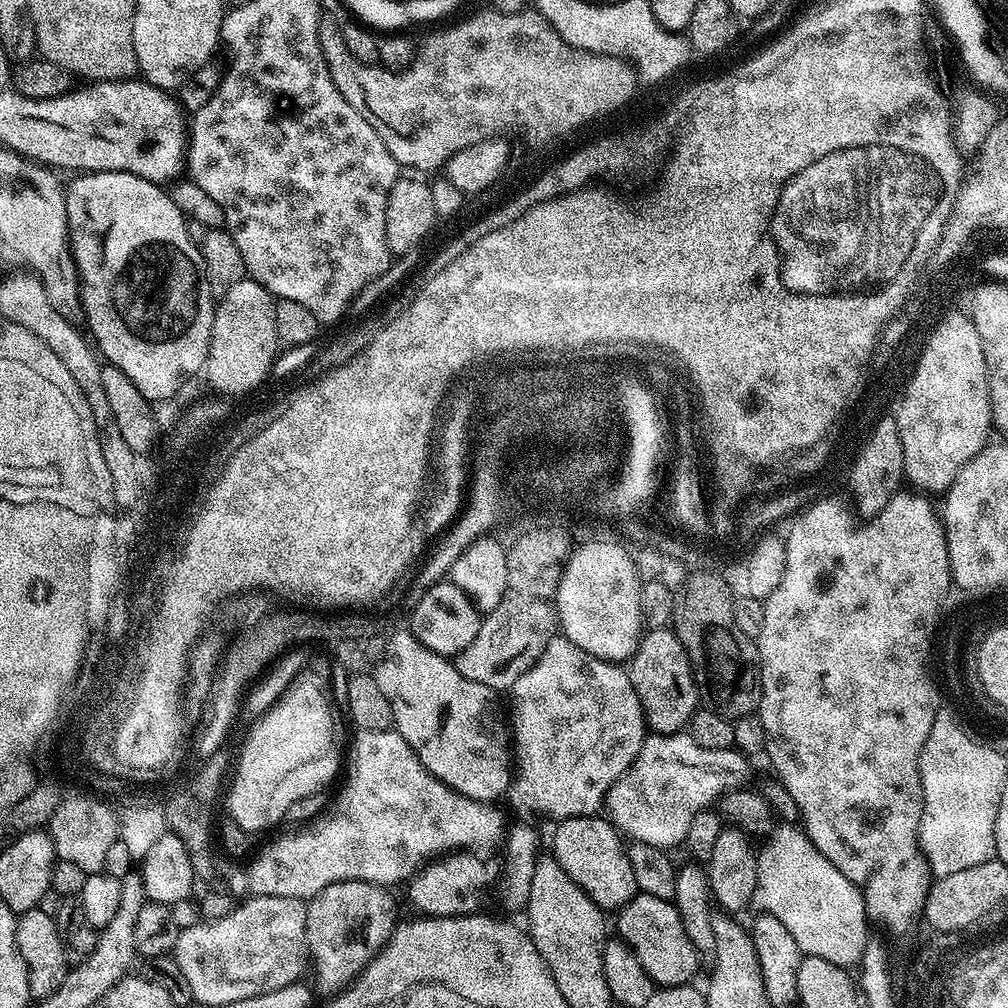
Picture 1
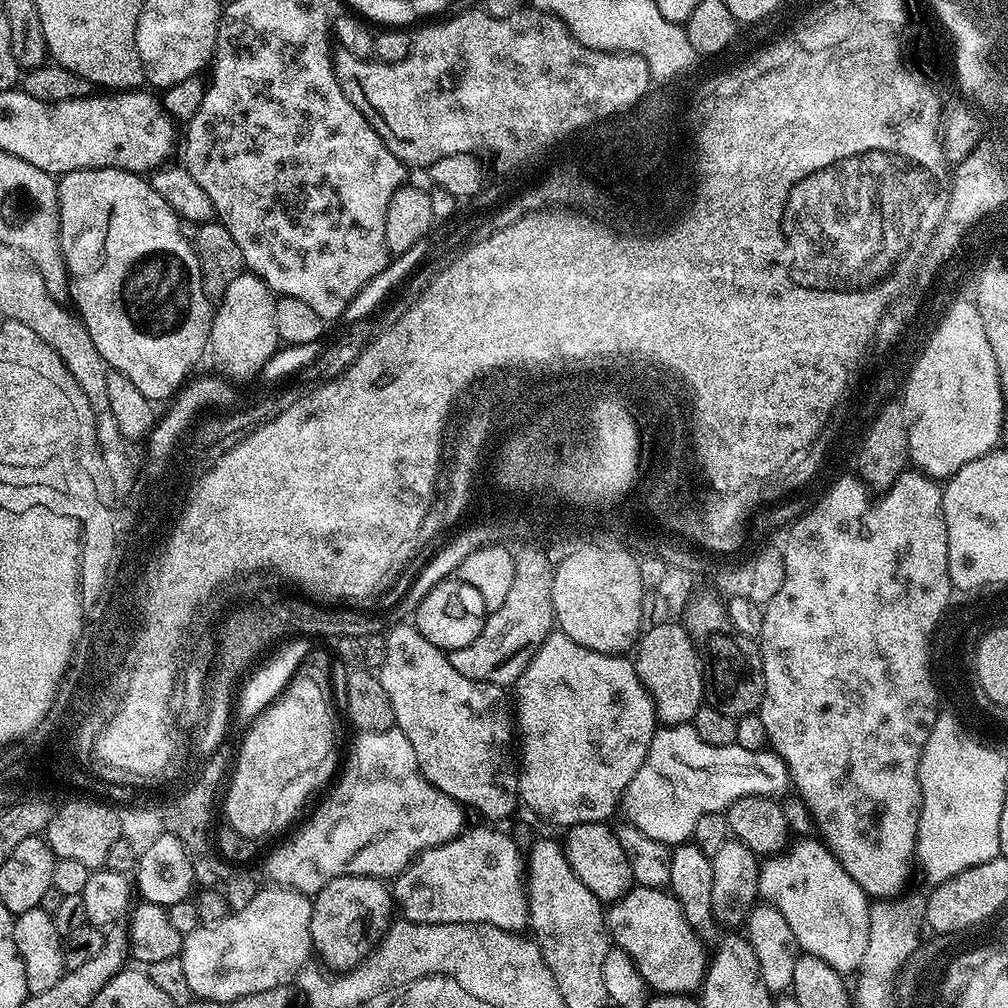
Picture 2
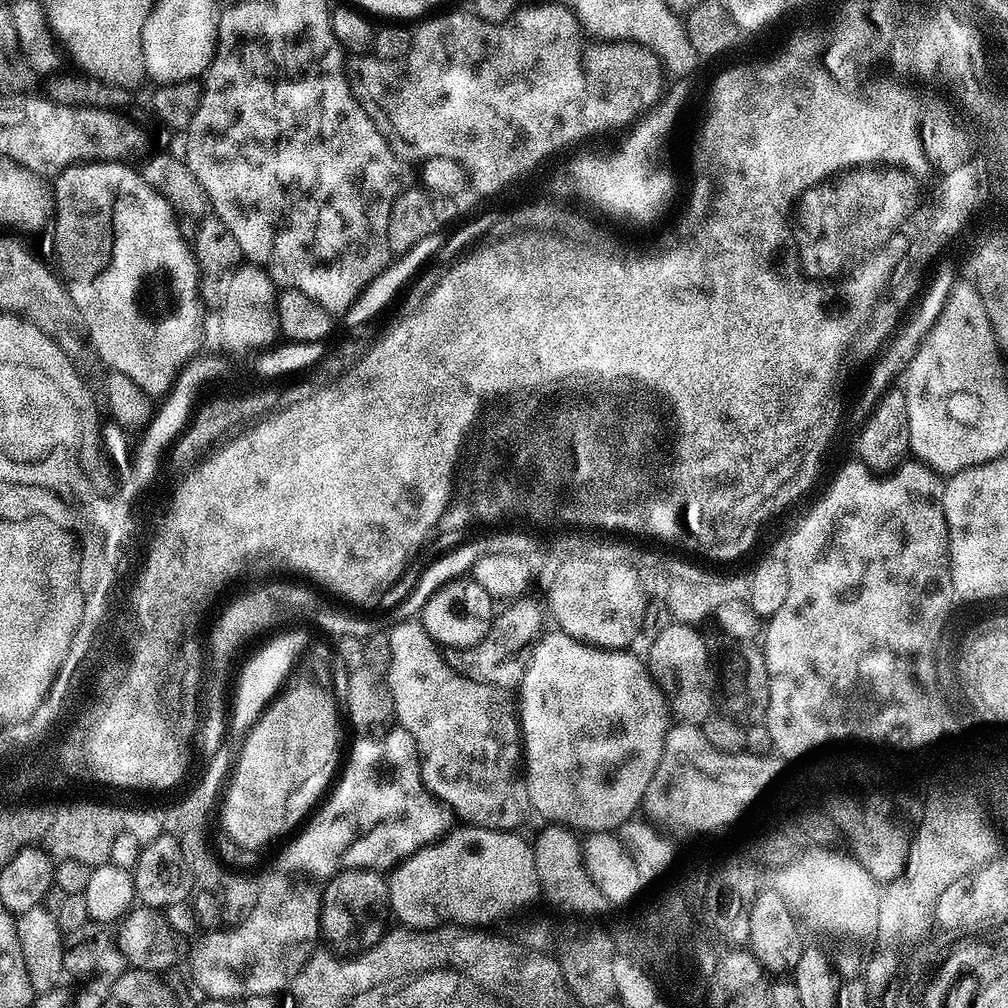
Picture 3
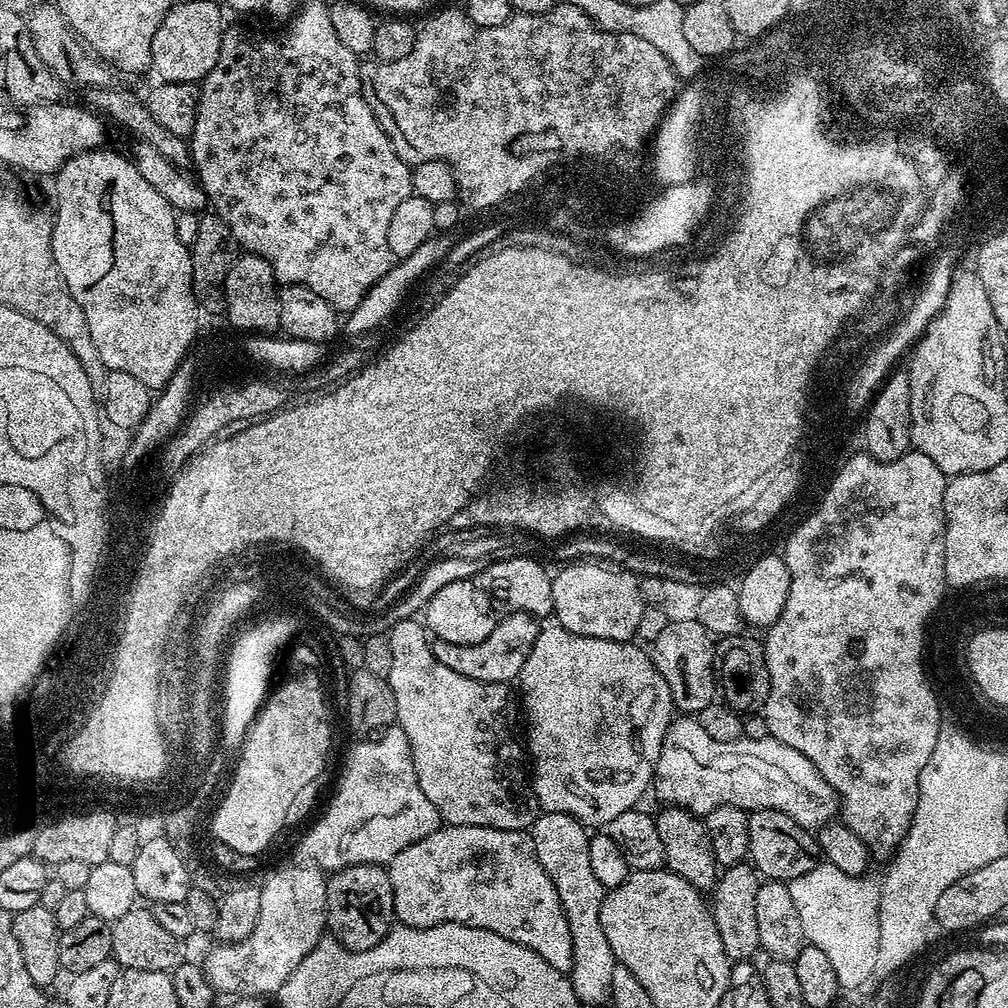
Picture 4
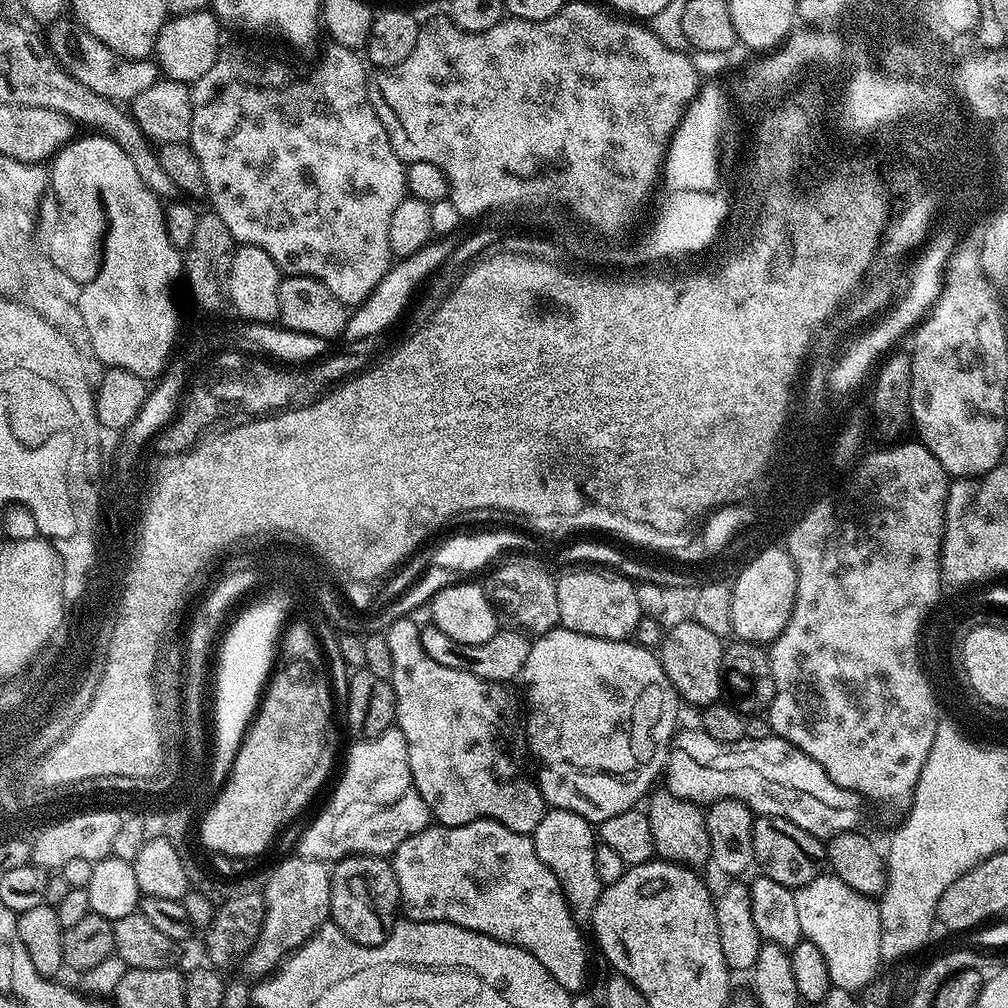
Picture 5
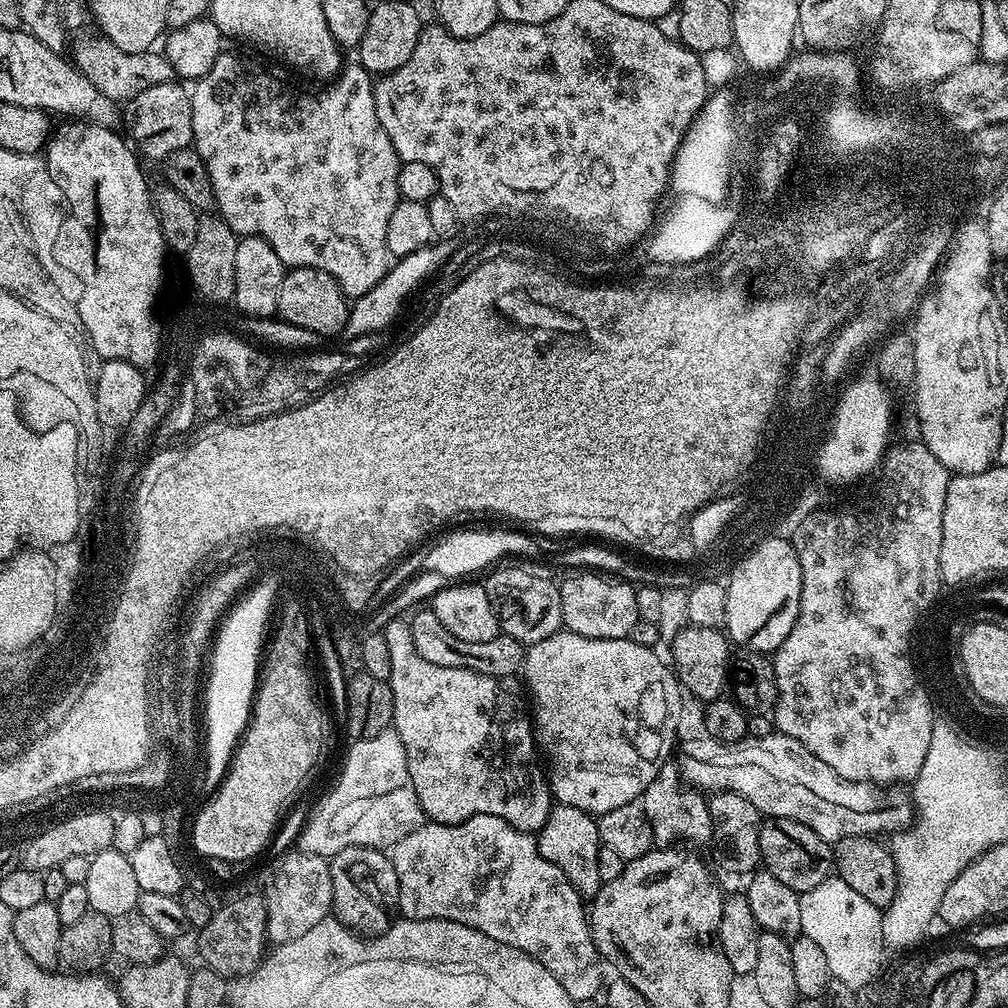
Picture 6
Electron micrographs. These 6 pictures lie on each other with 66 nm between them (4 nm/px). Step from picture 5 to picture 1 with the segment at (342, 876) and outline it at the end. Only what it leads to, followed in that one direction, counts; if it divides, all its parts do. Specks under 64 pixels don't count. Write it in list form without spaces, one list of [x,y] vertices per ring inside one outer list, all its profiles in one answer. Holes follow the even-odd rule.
[[[343,880],[326,886],[317,896],[307,901],[306,910],[306,945],[310,957],[310,968],[316,971],[315,987],[328,994],[339,994],[363,972],[364,967],[380,953],[386,941],[396,929],[396,900],[383,884],[371,884],[361,880]]]

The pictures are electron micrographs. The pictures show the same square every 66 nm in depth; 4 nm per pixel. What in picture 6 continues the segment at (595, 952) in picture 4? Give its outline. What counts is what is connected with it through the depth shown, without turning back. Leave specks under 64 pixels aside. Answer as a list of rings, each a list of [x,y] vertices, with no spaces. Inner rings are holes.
[[[556,804],[538,833],[542,856],[554,862],[554,866],[558,866],[566,874],[566,878],[584,898],[595,896],[601,885],[598,874],[598,854],[602,845],[597,821],[597,817],[574,806]]]

